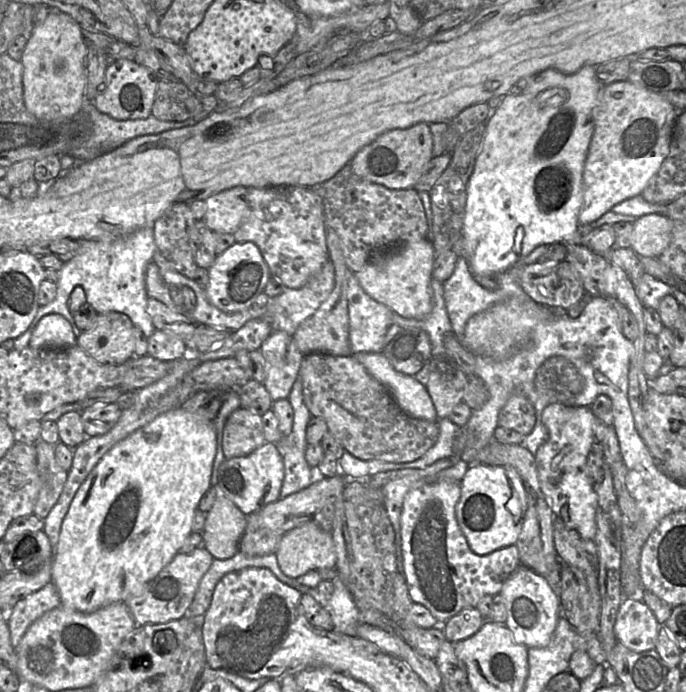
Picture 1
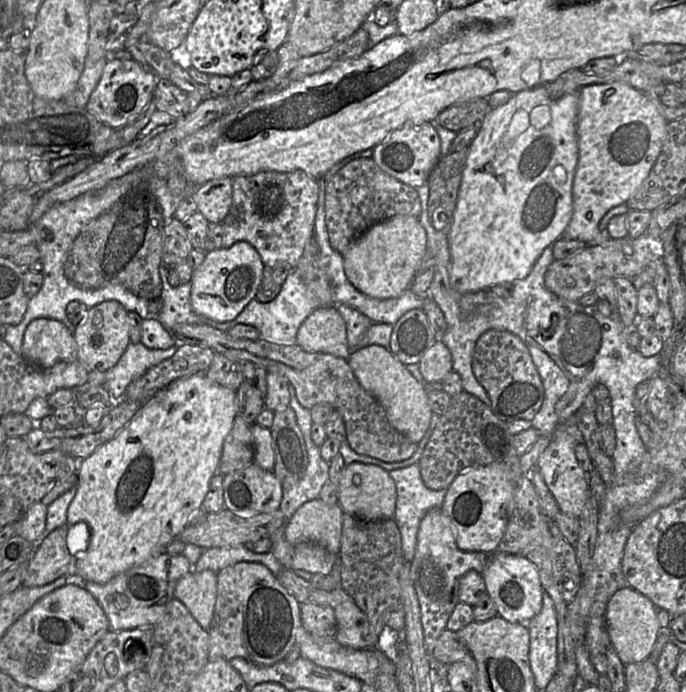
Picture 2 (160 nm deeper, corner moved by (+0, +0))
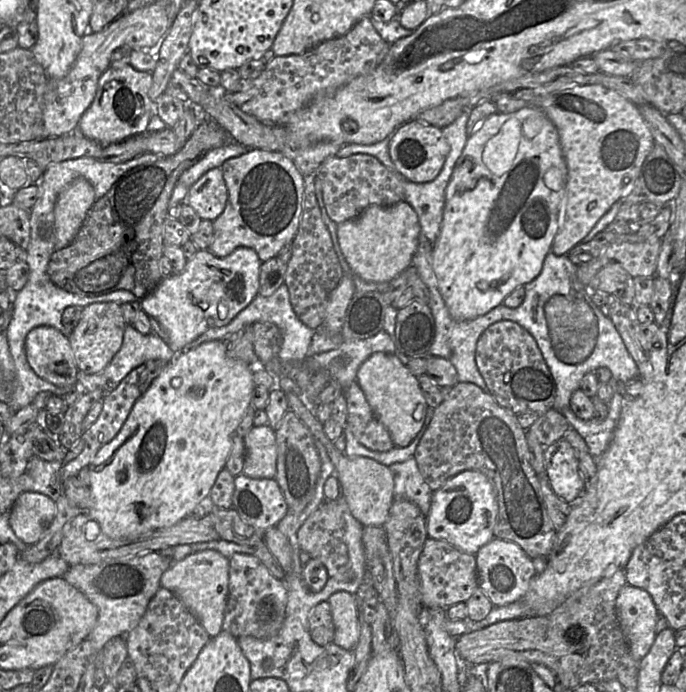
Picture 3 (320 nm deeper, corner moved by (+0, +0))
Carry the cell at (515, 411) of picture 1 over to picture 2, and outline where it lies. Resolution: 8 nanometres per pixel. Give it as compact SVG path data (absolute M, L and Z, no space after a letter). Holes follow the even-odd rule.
M491 329L478 339L472 359L472 370L491 400L493 413L505 422L532 421L544 401L545 391L528 348L515 334Z

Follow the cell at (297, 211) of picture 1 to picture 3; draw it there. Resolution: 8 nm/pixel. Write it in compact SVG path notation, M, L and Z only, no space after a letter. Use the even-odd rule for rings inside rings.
M250 148L247 152L240 156L226 160L221 166L221 169L223 171L223 177L228 191L228 200L224 211L213 221L214 240L209 247L209 251L217 257L225 257L230 255L236 248L245 246L254 249L262 262L278 256L280 250L284 246L293 242L298 231L302 214L305 185L303 176L296 167L295 163L282 152Z

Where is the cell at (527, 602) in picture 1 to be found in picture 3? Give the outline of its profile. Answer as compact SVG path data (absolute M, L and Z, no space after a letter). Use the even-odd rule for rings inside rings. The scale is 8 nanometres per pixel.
M493 538L476 553L479 587L493 606L520 601L526 595L532 578L537 574L532 559L516 543Z

